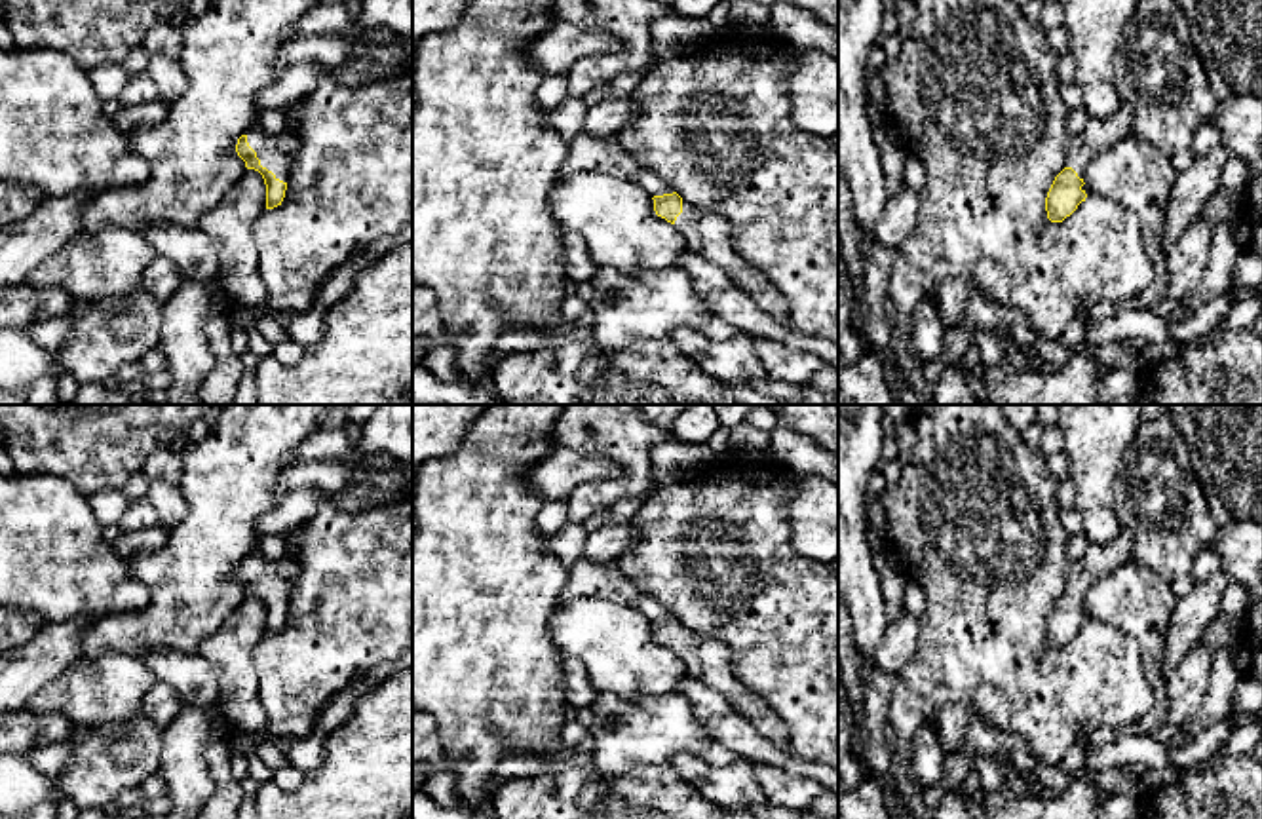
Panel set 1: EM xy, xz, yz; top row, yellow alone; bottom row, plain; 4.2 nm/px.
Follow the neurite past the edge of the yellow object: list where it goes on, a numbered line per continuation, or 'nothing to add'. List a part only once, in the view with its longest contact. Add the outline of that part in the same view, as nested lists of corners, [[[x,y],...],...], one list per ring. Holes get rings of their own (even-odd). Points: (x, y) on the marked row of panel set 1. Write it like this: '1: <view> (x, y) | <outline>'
1: xy (274, 151) | [[[249,129],[247,133],[249,146],[257,152],[260,165],[276,175],[276,179],[287,182],[291,173],[291,156],[296,148],[296,139],[287,131],[277,135],[264,135],[258,129]]]

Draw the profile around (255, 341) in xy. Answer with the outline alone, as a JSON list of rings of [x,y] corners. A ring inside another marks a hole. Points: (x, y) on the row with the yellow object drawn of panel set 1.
[[[255,325],[245,327],[245,338],[247,338],[247,348],[257,353],[260,359],[270,357],[276,353],[276,346],[268,342],[260,331],[255,329]]]

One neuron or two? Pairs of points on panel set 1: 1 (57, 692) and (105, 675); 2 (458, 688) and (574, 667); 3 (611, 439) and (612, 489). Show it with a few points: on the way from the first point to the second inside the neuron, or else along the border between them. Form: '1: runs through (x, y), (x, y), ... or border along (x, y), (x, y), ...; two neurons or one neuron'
1: runs through (69, 692), (88, 692), (94, 686); one neuron
2: border along (563, 658), (563, 704), (567, 709); two neurons
3: runs through (624, 451), (630, 457), (630, 476), (626, 479); one neuron

